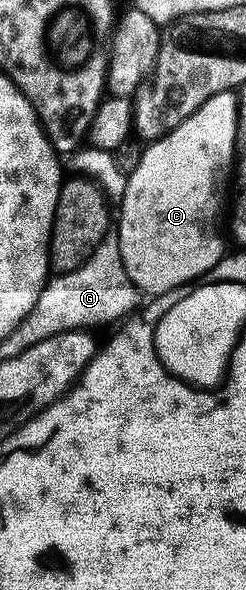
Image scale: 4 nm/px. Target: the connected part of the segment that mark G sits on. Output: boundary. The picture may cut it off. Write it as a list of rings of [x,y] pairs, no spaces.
[[[117,234],[105,235],[98,248],[88,257],[88,261],[84,261],[84,265],[72,269],[66,275],[55,274],[47,282],[36,305],[32,305],[28,317],[20,321],[22,348],[28,349],[65,331],[95,329],[94,327],[102,327],[105,323],[114,323],[117,319],[125,320],[133,312],[130,310],[139,306],[138,298],[138,287],[132,277],[128,277],[124,261],[120,257]]]

